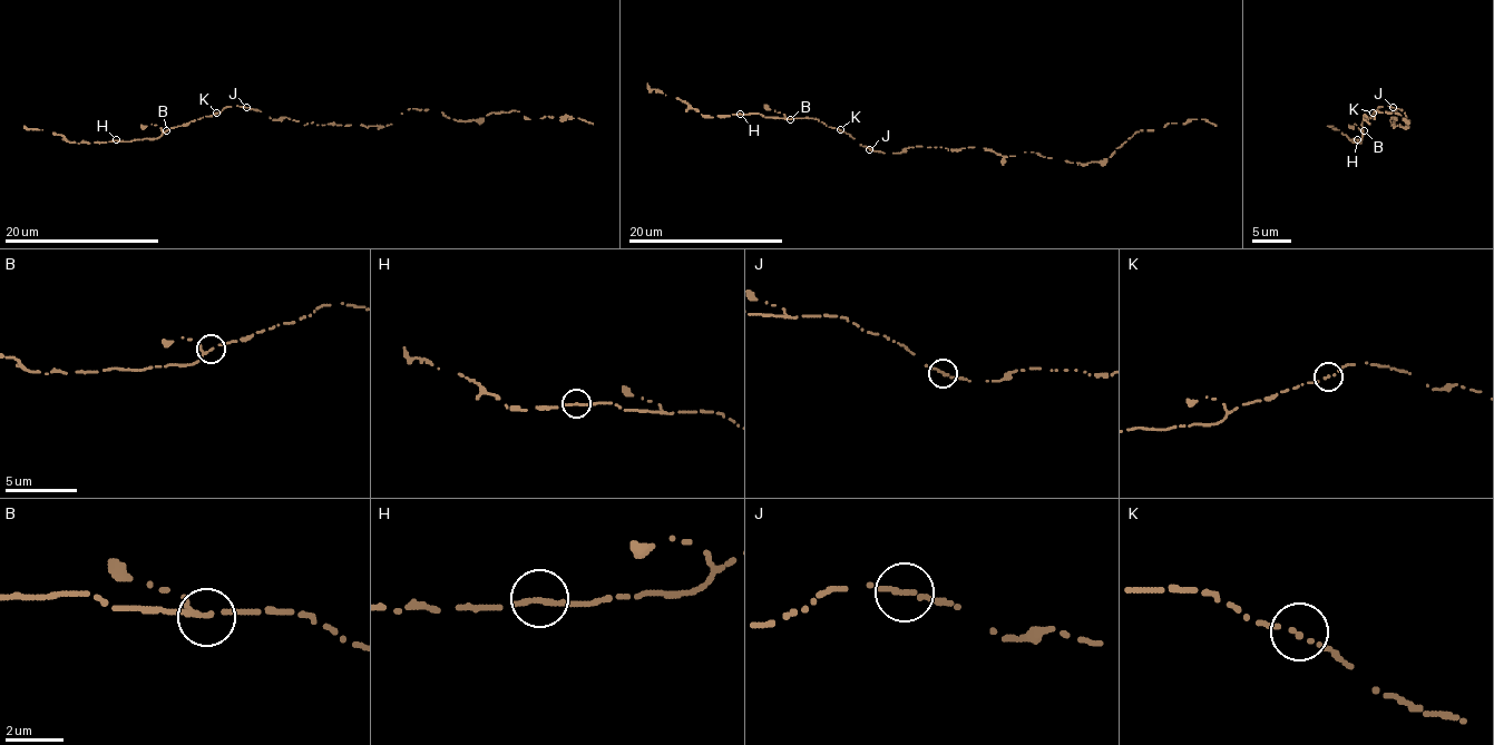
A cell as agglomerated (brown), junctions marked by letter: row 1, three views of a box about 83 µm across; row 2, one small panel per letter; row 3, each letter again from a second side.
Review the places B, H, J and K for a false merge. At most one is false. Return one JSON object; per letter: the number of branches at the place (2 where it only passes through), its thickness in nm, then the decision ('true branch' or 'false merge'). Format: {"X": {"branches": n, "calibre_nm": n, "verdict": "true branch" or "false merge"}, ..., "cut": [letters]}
{"B": {"branches": 2, "calibre_nm": 170, "verdict": "true branch"}, "H": {"branches": 2, "calibre_nm": 170, "verdict": "true branch"}, "J": {"branches": 2, "calibre_nm": 170, "verdict": "true branch"}, "K": {"branches": 2, "calibre_nm": 160, "verdict": "true branch"}, "cut": []}

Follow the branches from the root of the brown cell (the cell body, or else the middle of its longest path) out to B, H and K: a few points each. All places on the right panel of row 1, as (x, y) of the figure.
B: (1390, 123), (1390, 117), (1396, 118), (1396, 110), (1388, 105), (1379, 107), (1361, 123), (1364, 130)
H: (1390, 123), (1396, 110), (1388, 105), (1379, 107), (1361, 123), (1364, 131), (1357, 139)
K: (1390, 123), (1390, 117), (1396, 118), (1393, 107), (1379, 107), (1373, 113)

